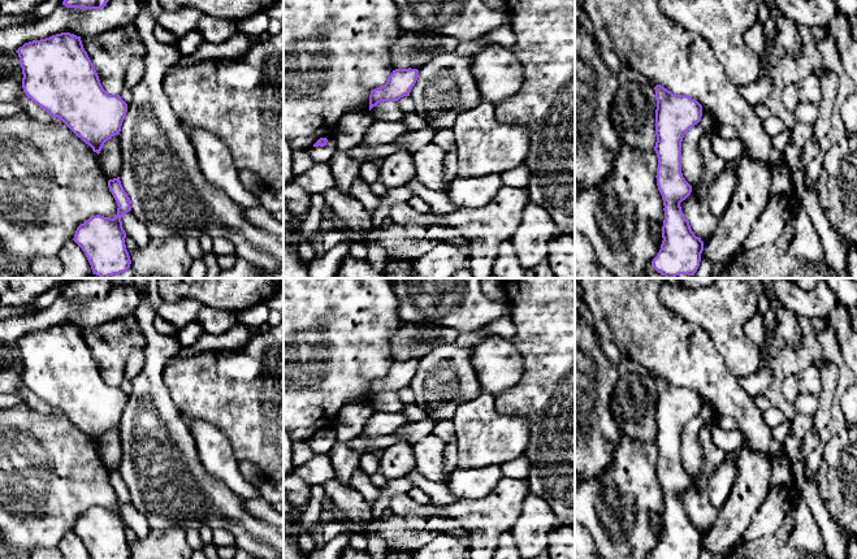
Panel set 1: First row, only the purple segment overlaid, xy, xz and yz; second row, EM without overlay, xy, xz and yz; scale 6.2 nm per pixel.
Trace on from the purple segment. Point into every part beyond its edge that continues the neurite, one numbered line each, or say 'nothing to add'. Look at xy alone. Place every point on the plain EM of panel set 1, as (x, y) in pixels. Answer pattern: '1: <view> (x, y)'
nothing to add

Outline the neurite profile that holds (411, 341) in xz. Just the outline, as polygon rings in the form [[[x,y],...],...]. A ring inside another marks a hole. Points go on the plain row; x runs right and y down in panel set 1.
[[[402,321],[390,338],[390,351],[395,360],[419,361],[434,348],[455,343],[458,335],[454,328]]]

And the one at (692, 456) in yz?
[[[702,398],[702,408],[698,415],[691,419],[681,433],[681,464],[685,472],[693,478],[700,474],[704,465],[704,451],[700,443],[700,429],[706,421],[717,416],[715,407]]]

